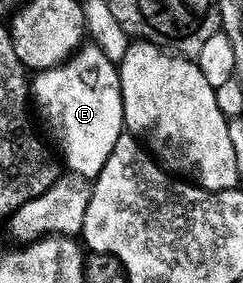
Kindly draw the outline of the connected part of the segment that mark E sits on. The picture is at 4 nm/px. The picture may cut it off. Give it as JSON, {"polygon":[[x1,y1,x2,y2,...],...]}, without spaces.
{"polygon":[[84,44,60,66,38,71,30,79,29,94,33,99,34,109,35,106,39,109,39,114,43,117,52,140,55,141,54,149,62,165,70,173,94,180,101,172,101,168,105,168,105,160,109,160,109,152,113,152,113,144,117,144,117,140,125,133,118,65,111,62,109,56,105,56,105,52,101,52,99,46]]}

